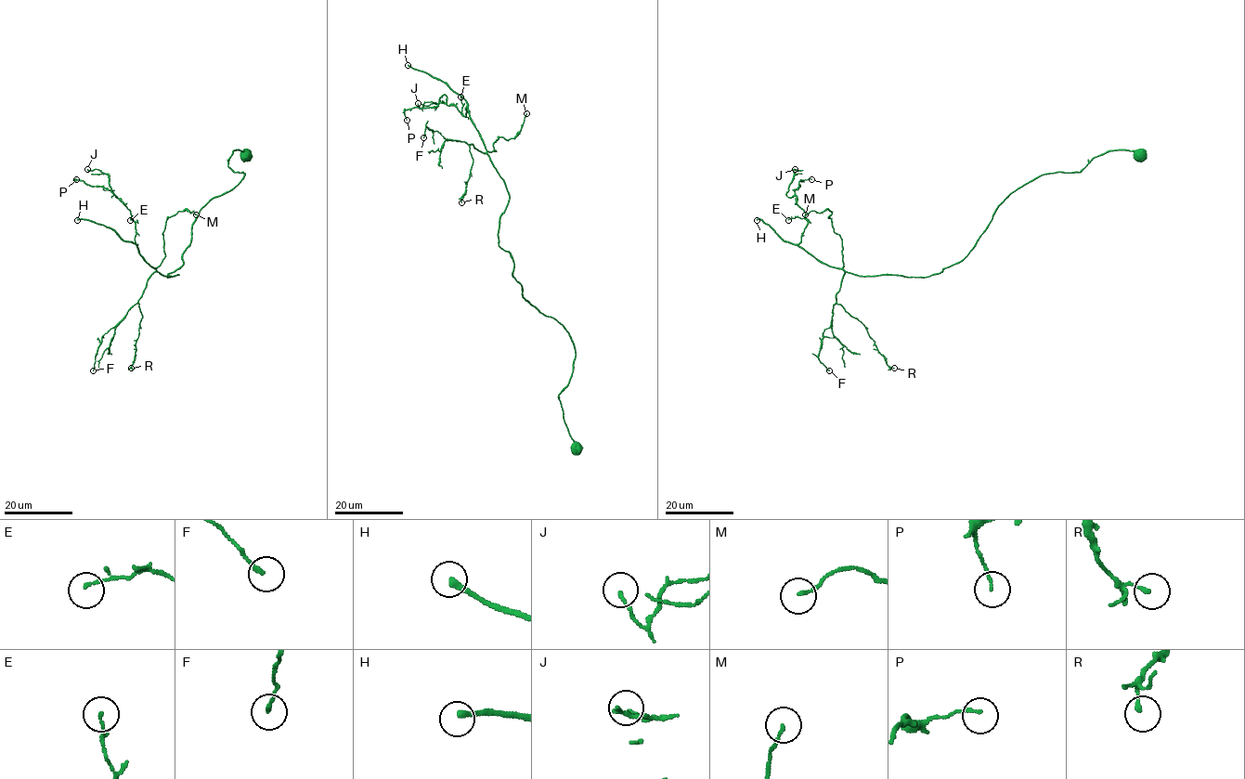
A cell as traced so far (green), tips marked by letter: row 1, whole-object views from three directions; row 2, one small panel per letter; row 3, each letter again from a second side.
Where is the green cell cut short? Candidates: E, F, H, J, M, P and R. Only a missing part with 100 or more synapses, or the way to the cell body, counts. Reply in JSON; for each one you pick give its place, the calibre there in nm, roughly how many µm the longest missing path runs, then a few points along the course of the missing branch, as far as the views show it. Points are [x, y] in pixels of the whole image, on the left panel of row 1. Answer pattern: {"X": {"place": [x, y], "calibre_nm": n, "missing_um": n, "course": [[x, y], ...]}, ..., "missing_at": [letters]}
{"H": {"place": [77, 220], "calibre_nm": 260, "missing_um": 180}, "missing_at": ["H"]}

